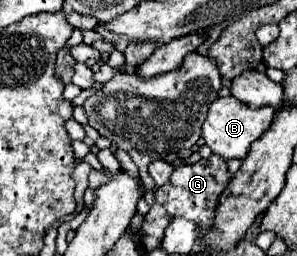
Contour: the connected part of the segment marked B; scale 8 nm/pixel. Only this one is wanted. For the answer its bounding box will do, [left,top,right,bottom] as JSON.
[202,96,276,160]

